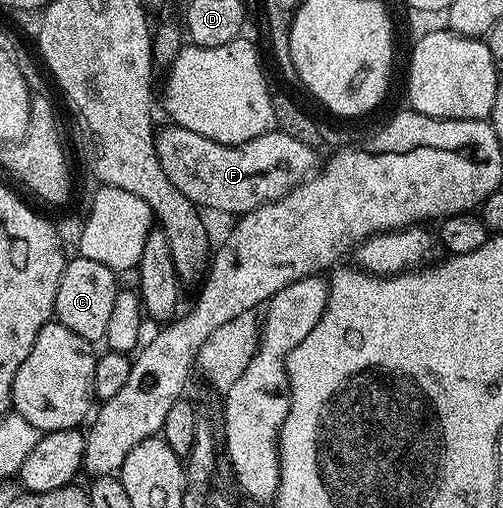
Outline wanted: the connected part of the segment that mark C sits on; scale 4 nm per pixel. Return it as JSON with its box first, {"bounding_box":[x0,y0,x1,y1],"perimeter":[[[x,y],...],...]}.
{"bounding_box":[55,256,117,344],"perimeter":[[[78,256],[72,257],[63,268],[61,284],[57,284],[57,300],[55,301],[55,318],[69,332],[77,332],[77,336],[92,344],[102,343],[105,339],[105,328],[109,324],[109,315],[113,312],[113,300],[117,293],[115,286],[116,271],[110,270],[97,260],[89,260]]]}

